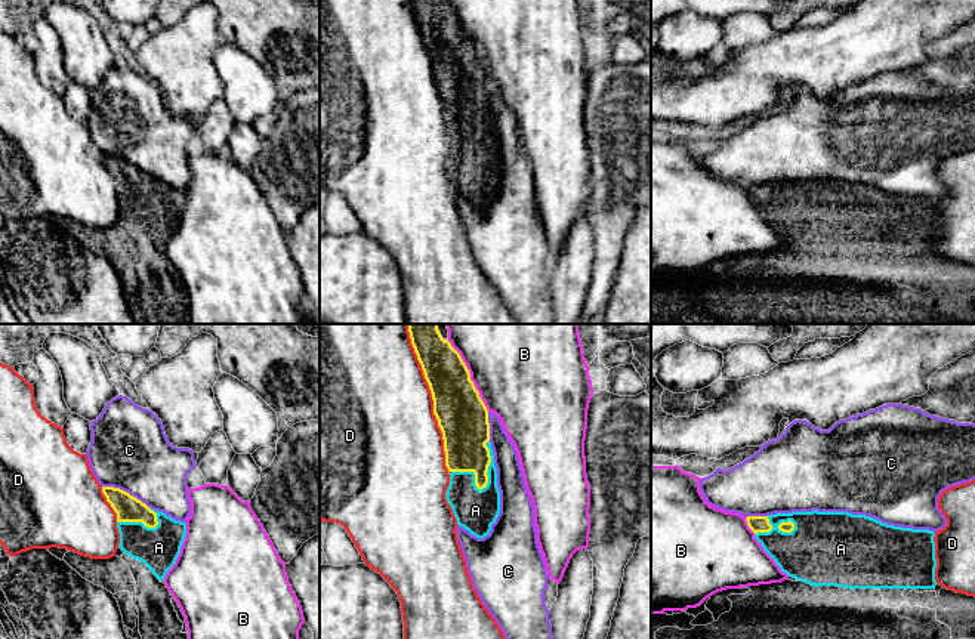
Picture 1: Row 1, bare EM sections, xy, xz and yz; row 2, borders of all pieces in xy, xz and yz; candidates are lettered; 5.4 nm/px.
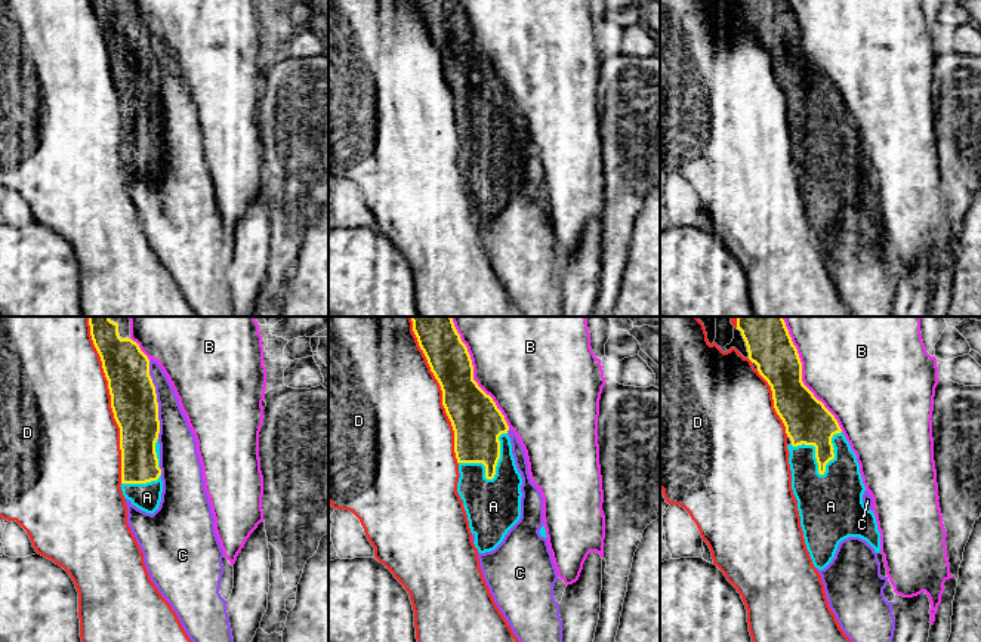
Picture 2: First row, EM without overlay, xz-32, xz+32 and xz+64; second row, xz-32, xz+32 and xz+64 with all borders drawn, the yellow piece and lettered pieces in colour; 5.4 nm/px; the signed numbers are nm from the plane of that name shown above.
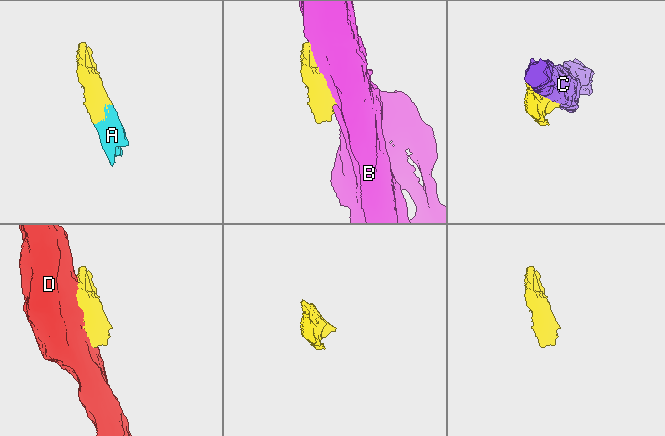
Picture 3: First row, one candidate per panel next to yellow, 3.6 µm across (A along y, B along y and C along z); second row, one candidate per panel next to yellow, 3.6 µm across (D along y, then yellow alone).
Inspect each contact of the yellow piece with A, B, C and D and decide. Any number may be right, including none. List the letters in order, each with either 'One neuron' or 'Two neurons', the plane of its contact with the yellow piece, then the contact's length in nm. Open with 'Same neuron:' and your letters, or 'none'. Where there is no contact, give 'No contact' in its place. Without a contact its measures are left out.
Same neuron: A
A: One neuron. Touches yellow in xz. Shared border 280 nm
B: Two neurons. Touches yellow in xz. Shared border 440 nm
C: Two neurons. Touches yellow in xy. Shared border 280 nm
D: Two neurons. Touches yellow in xz. Shared border 850 nm

